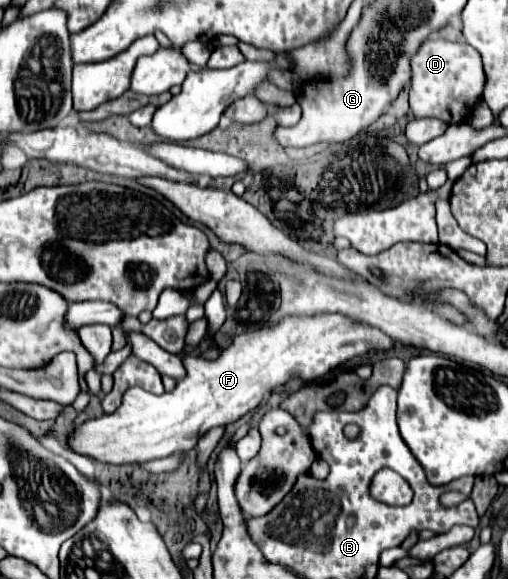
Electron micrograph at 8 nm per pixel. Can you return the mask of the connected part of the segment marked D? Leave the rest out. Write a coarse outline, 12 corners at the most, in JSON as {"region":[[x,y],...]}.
{"region":[[426,40],[412,56],[410,110],[450,126],[484,94],[480,54]]}

